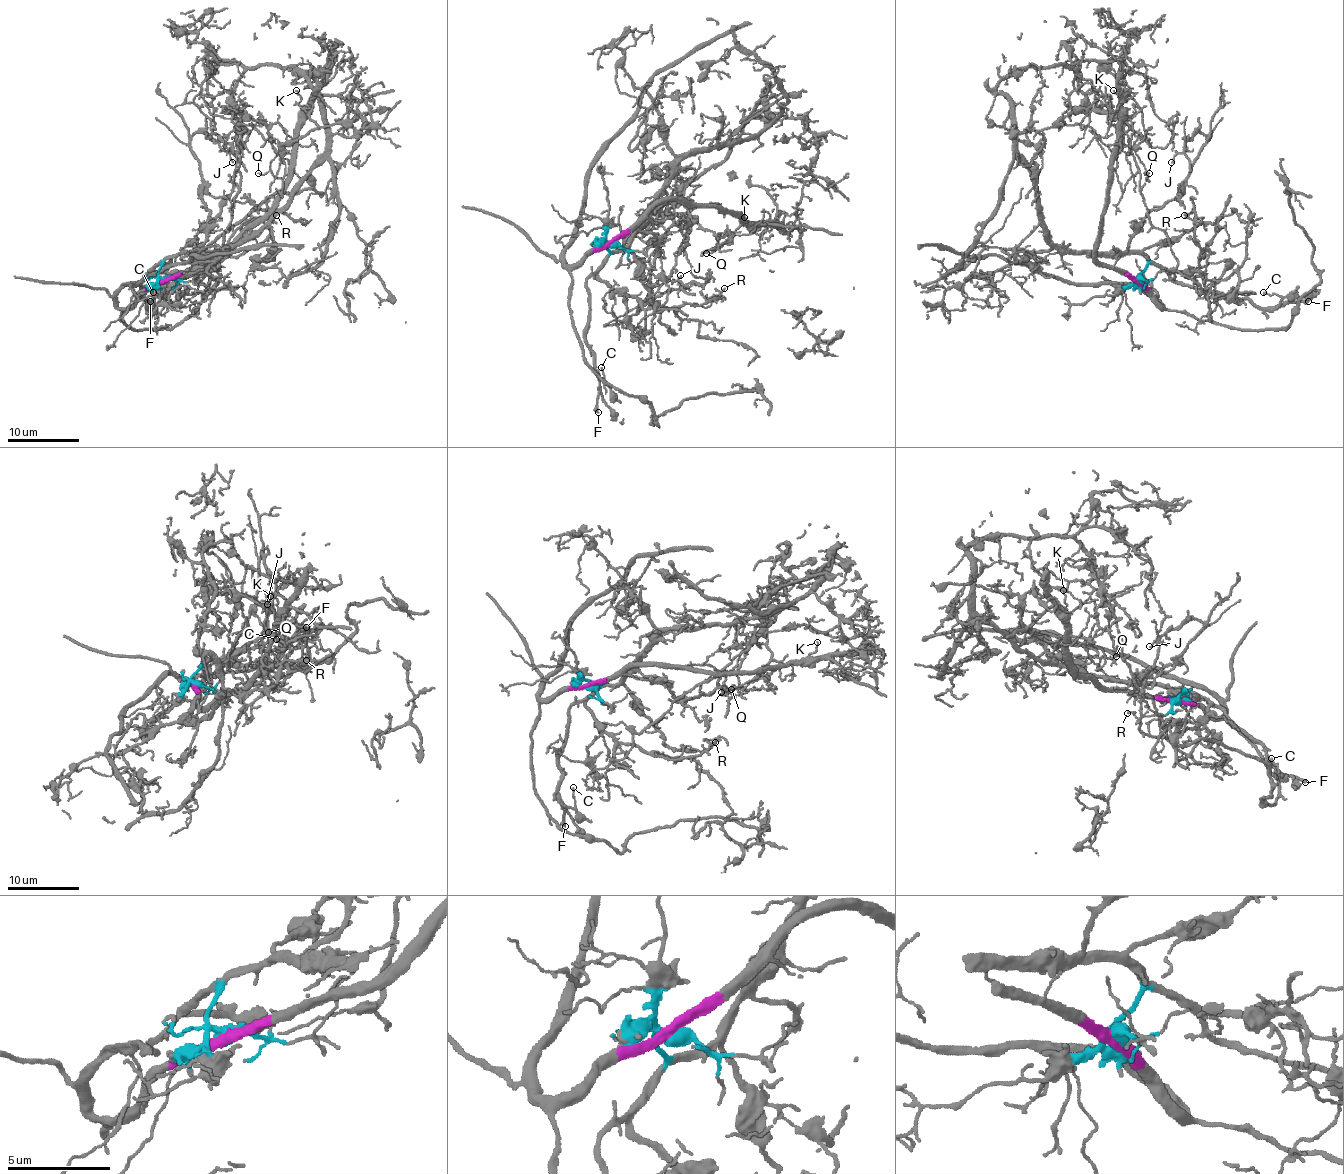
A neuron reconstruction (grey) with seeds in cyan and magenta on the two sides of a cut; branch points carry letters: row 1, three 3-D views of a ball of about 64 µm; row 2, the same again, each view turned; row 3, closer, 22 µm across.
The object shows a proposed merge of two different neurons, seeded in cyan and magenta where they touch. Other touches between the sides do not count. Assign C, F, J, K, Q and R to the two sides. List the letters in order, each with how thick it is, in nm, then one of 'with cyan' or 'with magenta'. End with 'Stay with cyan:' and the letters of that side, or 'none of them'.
C: 120 nm | with cyan
F: 300 nm | with cyan
J: 100 nm | with cyan
K: 110 nm | with magenta
Q: 110 nm | with magenta
R: 130 nm | with cyan
Stay with cyan: C, F, J, R

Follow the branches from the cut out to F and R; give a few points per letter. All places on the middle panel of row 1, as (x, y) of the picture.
F: (611, 244), (606, 246), (609, 253), (606, 260), (586, 280), (590, 316), (586, 343), (595, 366), (598, 413)
R: (611, 244), (606, 246), (609, 253), (598, 277), (645, 303), (702, 305), (719, 298), (724, 287)

